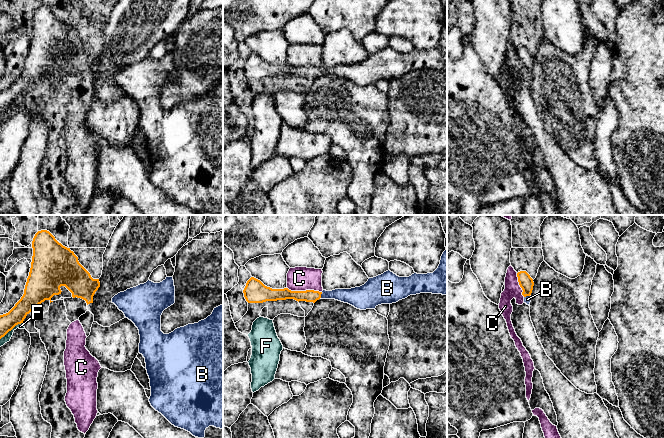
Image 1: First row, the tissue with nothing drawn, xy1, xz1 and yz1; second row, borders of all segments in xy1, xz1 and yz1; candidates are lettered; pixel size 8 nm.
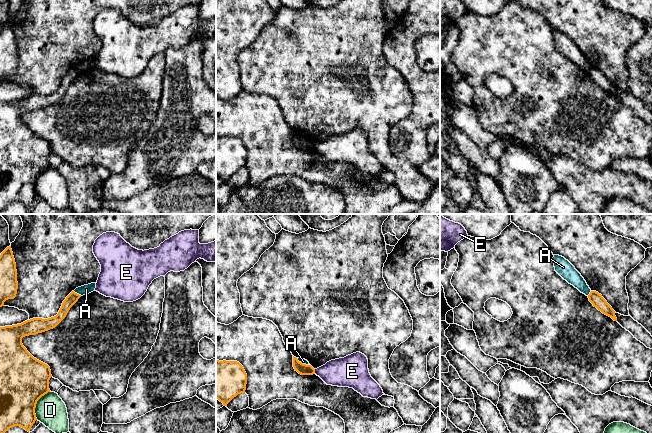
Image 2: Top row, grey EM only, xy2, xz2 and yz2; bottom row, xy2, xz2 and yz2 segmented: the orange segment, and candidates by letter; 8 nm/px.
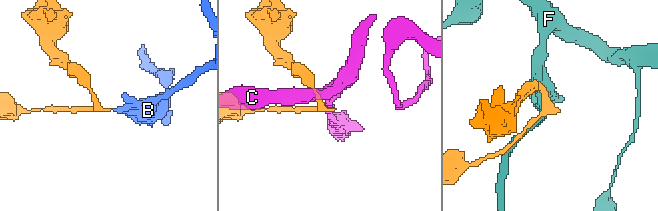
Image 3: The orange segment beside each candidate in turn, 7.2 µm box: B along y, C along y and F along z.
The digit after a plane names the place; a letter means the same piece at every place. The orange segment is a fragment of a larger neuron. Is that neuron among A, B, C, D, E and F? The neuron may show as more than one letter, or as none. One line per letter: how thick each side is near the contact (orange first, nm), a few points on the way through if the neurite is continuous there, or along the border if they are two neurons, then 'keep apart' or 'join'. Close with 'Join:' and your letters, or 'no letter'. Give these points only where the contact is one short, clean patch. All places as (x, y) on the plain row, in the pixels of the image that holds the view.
A: 90 nm thick on the orange side, 80 nm on the other; keep apart
B: 100 nm thick on the orange side, 130 nm on the other; runs through xz1 (309, 71), (320, 71), (351, 72); join
C: 100 nm thick on the orange side, 190 nm on the other; keep apart
D: 380 nm thick on the orange side, 240 nm on the other; keep apart
E: 90 nm thick on the orange side, 240 nm on the other; keep apart
F: 140 nm thick on the orange side, 60 nm on the other; keep apart
Join: B

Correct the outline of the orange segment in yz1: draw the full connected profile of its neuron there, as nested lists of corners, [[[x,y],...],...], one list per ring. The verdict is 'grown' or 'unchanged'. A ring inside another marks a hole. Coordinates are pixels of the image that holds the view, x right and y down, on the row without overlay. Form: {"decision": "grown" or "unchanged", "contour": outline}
{"decision": "grown", "contour": [[[520,47],[517,49],[518,58],[520,63],[522,64],[523,68],[522,71],[524,72],[524,79],[530,81],[531,78],[531,69],[533,66],[534,58],[533,55],[526,47]]]}

